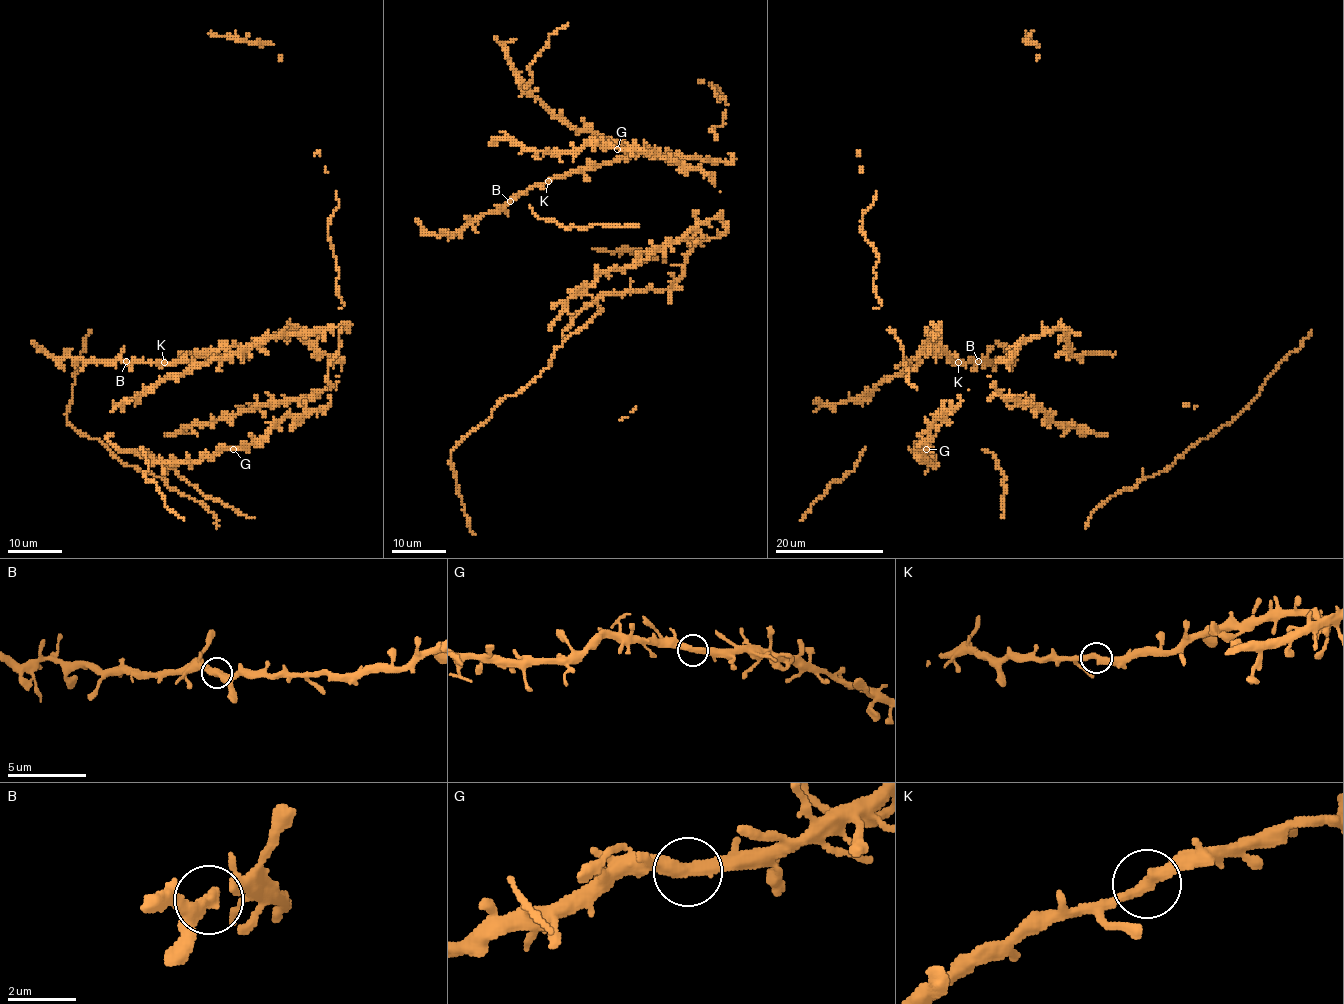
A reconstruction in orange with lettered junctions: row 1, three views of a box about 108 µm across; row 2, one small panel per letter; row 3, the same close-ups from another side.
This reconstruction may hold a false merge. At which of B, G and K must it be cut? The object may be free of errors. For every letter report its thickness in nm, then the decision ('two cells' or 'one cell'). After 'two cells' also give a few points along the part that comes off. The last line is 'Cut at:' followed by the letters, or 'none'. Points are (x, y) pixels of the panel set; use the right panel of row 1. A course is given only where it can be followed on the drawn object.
B: calibre 380 nm; one cell
G: calibre 400 nm; one cell
K: calibre 360 nm; one cell
Cut at: none

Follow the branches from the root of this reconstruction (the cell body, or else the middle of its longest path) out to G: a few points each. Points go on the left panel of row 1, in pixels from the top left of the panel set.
G: (330, 401), (327, 405), (297, 416), (285, 416), (251, 445), (233, 449)

